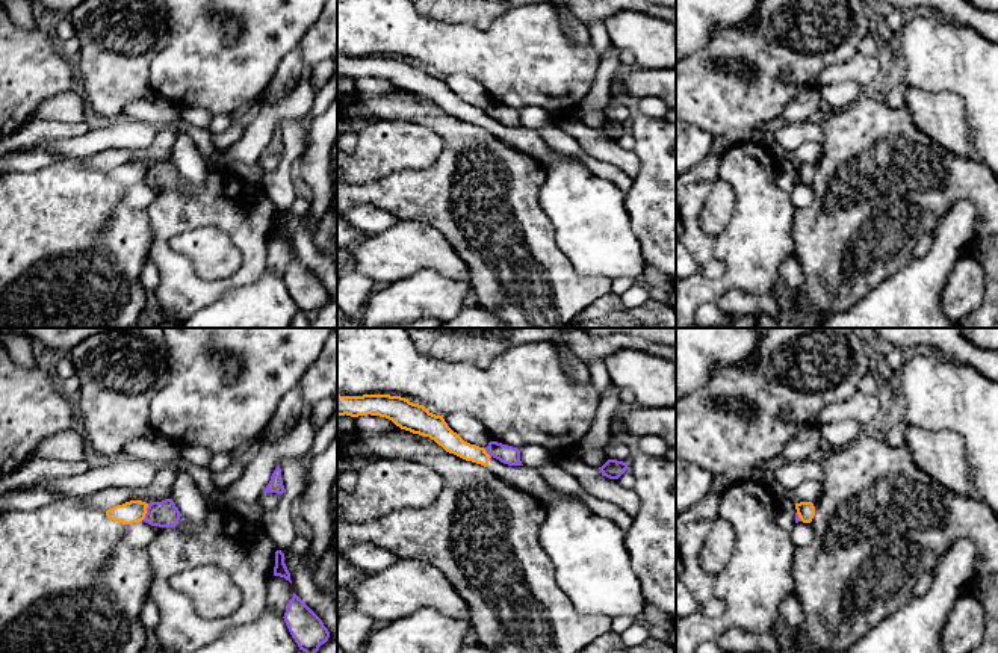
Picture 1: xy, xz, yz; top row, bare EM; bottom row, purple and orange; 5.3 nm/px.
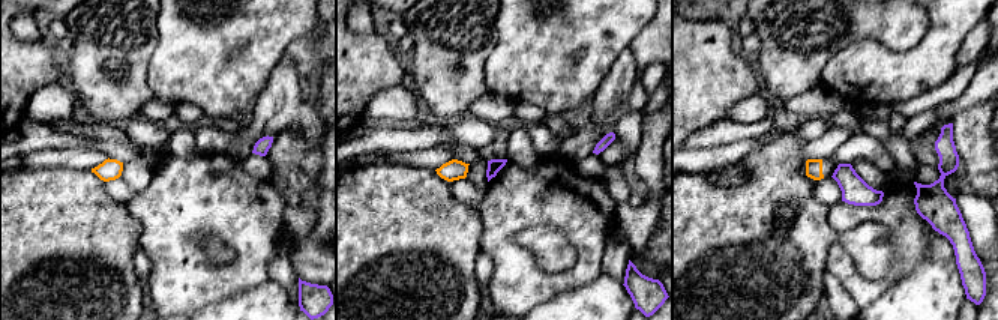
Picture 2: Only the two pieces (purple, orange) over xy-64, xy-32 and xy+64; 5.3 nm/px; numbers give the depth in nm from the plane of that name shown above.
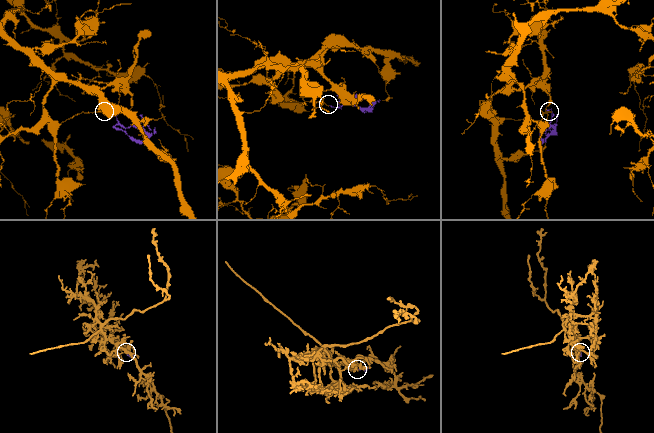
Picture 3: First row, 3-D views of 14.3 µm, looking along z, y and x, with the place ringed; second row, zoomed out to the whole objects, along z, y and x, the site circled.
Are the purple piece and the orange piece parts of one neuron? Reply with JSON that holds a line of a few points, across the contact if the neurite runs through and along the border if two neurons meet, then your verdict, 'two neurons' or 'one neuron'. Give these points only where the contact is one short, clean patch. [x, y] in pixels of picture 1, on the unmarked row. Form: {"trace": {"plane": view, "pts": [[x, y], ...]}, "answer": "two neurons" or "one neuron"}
{"trace": {"plane": "xy", "pts": [[148, 165], [142, 180]]}, "answer": "two neurons"}

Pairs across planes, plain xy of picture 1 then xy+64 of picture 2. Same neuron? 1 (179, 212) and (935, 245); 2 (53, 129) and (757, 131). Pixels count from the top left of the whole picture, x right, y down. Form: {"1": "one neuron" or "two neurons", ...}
{"1": "two neurons", "2": "one neuron"}

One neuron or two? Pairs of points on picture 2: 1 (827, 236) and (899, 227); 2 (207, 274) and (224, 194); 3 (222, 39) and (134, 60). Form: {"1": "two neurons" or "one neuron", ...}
{"1": "two neurons", "2": "one neuron", "3": "two neurons"}

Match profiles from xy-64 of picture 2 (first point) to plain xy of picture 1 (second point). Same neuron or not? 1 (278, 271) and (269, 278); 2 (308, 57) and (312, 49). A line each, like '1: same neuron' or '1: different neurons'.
1: different neurons
2: same neuron

